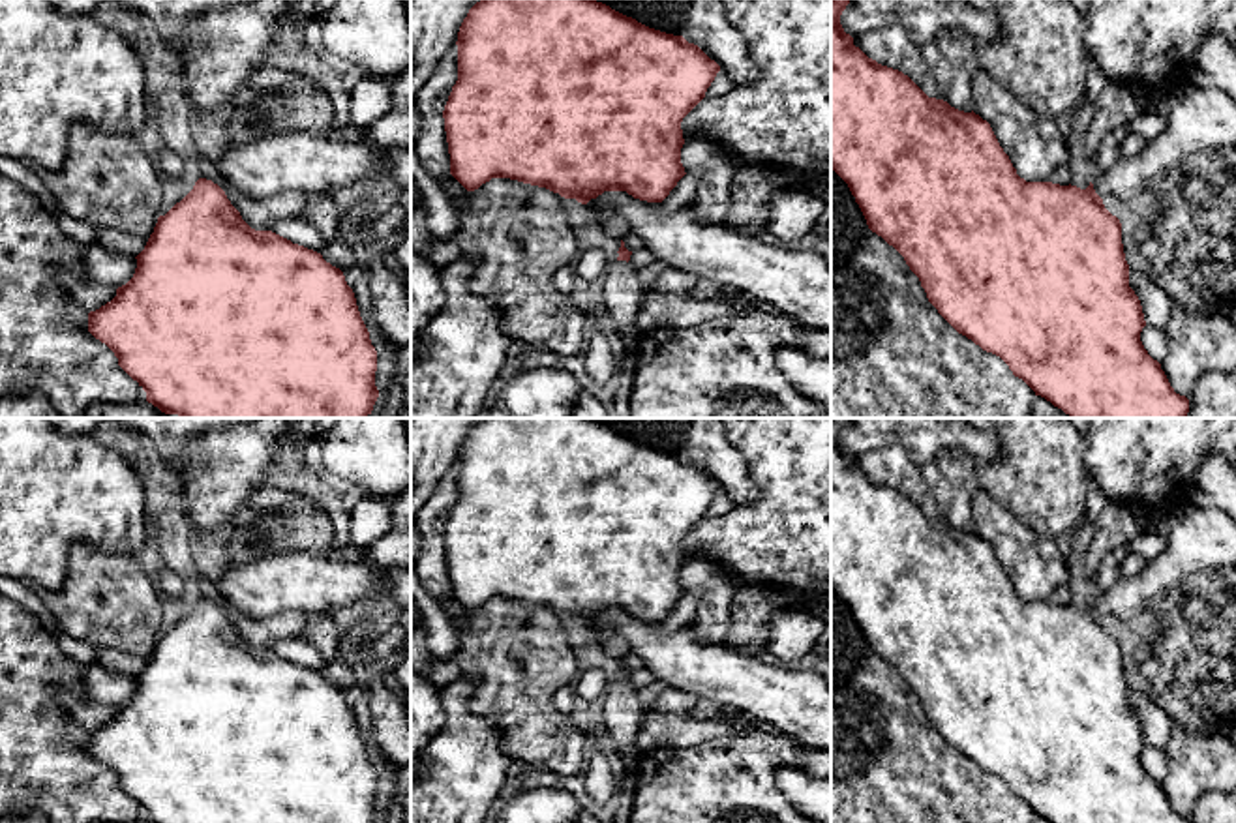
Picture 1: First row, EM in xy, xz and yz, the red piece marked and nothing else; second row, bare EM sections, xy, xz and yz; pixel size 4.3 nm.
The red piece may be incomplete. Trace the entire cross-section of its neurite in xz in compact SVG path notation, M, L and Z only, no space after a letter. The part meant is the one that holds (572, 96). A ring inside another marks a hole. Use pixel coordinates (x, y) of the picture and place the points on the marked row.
M480 0L463 19L458 32L458 81L452 86L443 111L450 154L450 174L467 189L475 191L491 178L510 178L546 187L565 199L587 204L604 191L626 191L634 199L662 202L677 182L686 174L681 163L685 144L681 122L705 97L720 66L698 45L683 36L666 34L626 17L596 0Z

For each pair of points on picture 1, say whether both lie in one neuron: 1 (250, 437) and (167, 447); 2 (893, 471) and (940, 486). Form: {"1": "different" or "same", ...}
{"1": "different", "2": "same"}

